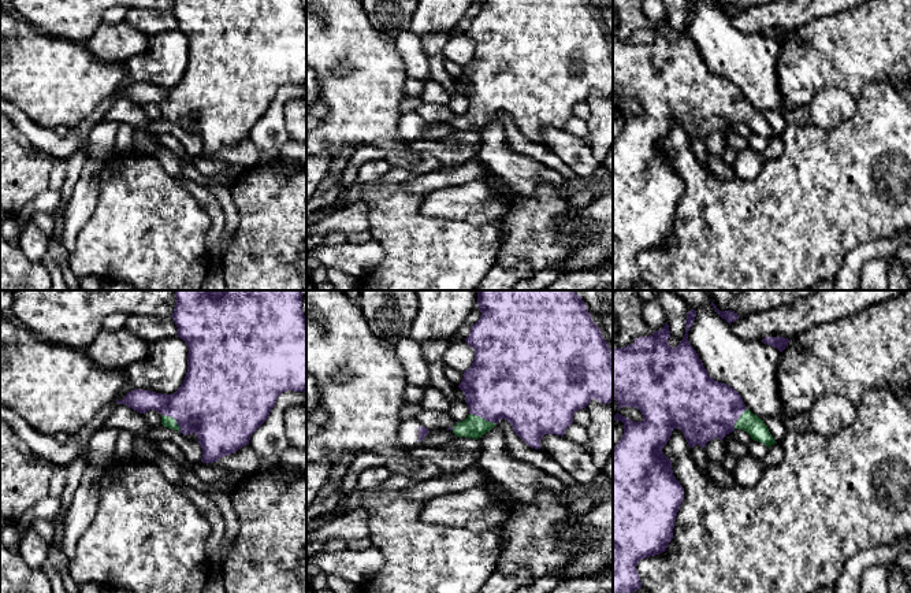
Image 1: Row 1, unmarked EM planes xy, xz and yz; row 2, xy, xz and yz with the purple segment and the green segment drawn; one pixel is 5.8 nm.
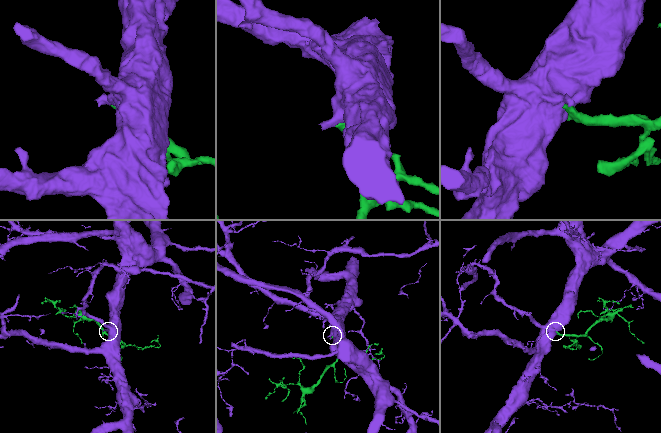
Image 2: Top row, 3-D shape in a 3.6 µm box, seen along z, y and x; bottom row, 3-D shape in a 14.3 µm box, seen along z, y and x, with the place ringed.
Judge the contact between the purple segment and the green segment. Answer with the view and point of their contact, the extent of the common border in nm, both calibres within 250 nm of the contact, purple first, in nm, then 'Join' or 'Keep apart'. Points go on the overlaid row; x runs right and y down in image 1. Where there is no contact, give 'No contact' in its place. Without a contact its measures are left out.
Touches purple at xz (483, 418). Shared border 180 nm. Thickness 440 nm (purple) against 130 nm. Join

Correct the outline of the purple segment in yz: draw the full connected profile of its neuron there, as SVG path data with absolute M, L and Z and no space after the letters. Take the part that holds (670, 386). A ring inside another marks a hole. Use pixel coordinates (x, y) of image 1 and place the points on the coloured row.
M696 311L687 312L685 334L676 348L668 342L669 325L652 336L639 337L633 344L613 349L613 399L622 407L637 408L642 422L613 415L624 423L624 434L613 449L613 593L633 593L642 588L636 570L642 559L666 551L673 538L684 488L673 475L672 462L662 452L672 431L680 429L689 448L702 448L714 438L721 441L735 429L747 431L766 446L776 444L767 426L744 404L739 392L714 381L688 341Z

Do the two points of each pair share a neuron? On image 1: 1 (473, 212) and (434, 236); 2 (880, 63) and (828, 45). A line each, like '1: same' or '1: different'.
1: different
2: same

